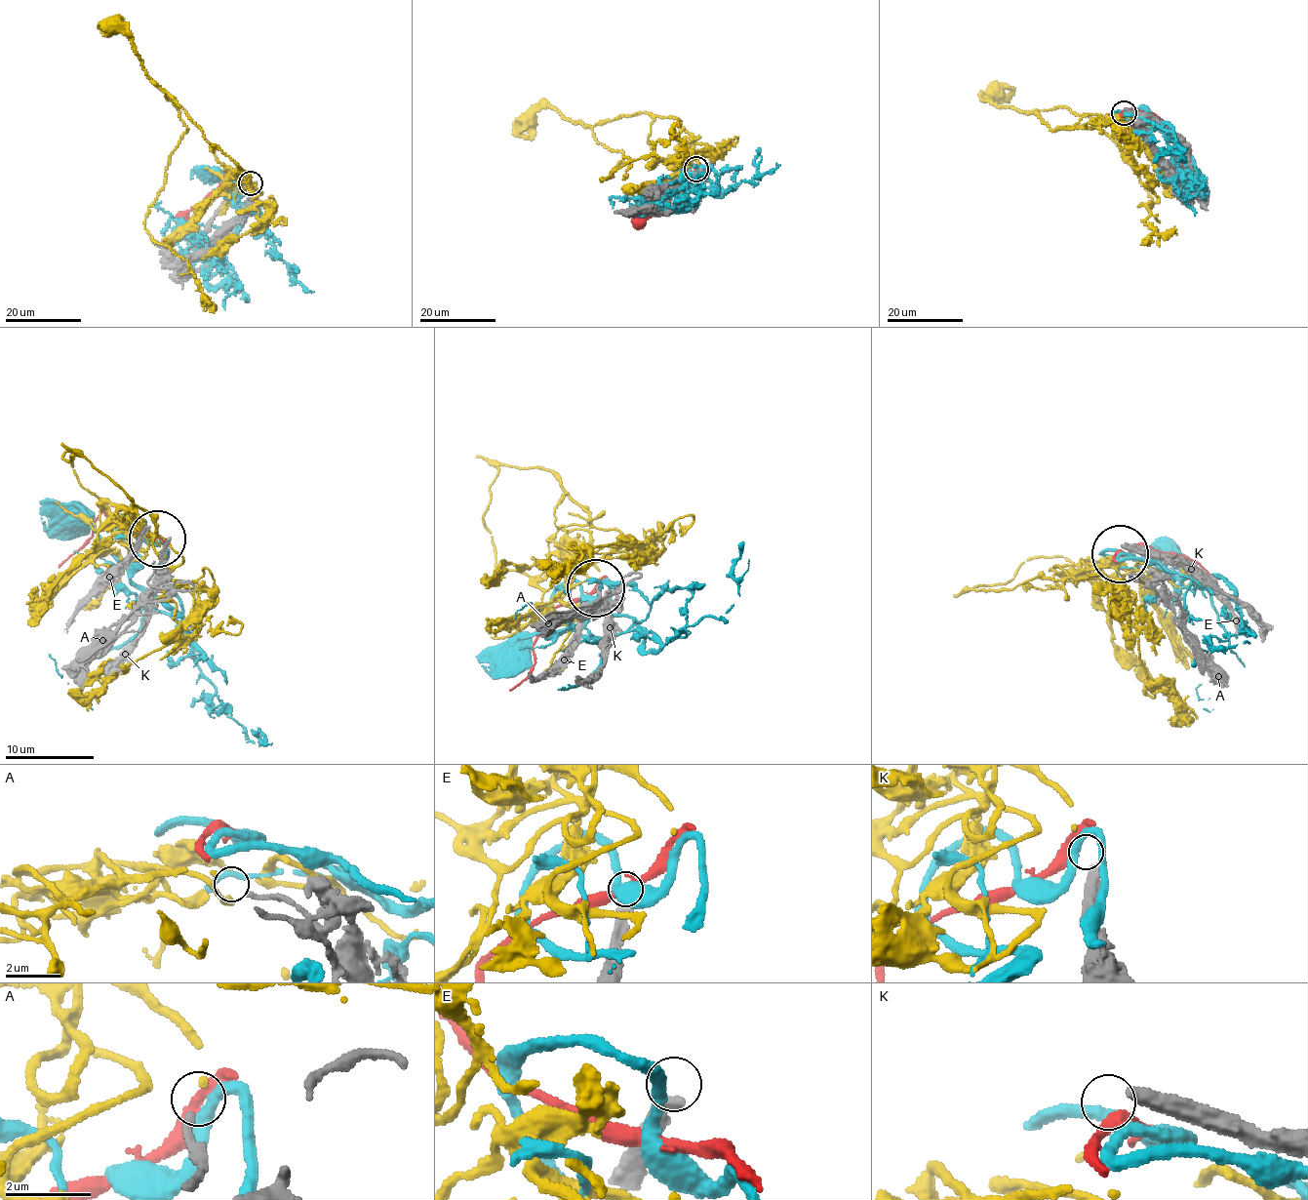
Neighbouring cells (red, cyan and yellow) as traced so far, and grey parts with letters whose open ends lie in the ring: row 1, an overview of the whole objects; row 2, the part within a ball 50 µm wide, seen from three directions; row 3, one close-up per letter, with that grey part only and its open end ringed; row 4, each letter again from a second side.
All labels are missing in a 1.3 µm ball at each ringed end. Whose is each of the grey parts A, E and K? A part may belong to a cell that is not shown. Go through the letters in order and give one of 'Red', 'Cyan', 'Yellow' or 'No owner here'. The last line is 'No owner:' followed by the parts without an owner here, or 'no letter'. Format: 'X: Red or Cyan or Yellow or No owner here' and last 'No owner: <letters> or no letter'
A: Yellow
E: No owner here
K: No owner here
No owner: E, K

